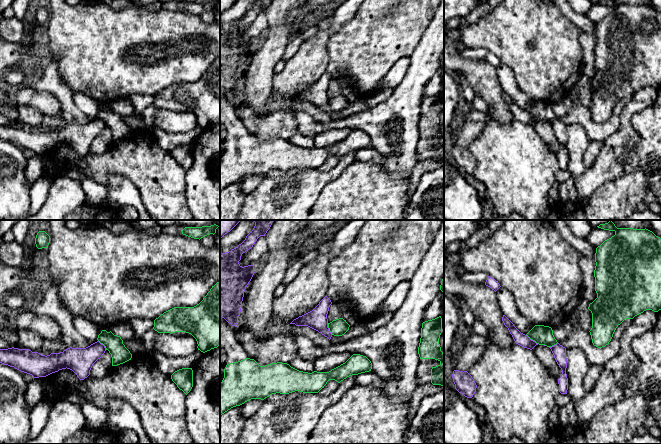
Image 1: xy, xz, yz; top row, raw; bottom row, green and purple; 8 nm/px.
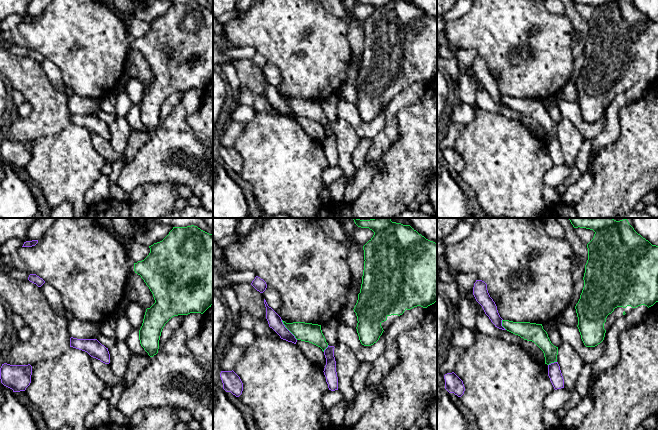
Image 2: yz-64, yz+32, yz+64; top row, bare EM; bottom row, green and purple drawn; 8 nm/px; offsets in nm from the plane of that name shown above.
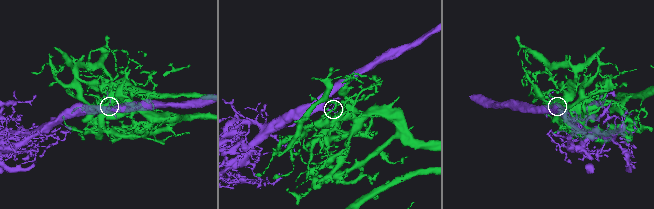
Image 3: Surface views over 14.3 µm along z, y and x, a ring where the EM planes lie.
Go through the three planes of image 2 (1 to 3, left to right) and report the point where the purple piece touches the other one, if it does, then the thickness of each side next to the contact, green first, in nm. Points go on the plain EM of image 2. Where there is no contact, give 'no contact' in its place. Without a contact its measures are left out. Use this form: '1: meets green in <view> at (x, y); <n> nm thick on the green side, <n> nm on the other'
1: no contact
2: meets green in yz+32 at (288, 105); 160 nm thick on the green side, 110 nm on the other
3: meets green in yz+64 at (502, 100); 150 nm thick on the green side, 110 nm on the other

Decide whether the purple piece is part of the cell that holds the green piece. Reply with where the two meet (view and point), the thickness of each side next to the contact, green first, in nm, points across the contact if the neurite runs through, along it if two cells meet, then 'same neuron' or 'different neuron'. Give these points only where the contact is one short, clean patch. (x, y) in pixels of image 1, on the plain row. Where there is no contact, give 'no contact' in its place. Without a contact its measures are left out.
xz (329, 105) | 140/160 nm | different neuron

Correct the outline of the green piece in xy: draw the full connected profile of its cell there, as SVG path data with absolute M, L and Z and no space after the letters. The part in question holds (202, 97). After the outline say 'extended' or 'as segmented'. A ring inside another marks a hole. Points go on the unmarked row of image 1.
M220 57L217 58L203 76L194 83L174 83L154 96L153 105L158 109L175 112L191 110L197 117L197 124L205 129L220 122Z; extended

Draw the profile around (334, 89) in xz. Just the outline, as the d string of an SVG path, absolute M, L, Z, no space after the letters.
M332 79L327 90L328 99L339 94L341 94L340 85L335 79Z

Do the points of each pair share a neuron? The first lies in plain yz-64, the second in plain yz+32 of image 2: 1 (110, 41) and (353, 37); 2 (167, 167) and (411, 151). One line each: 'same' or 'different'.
1: different
2: different

